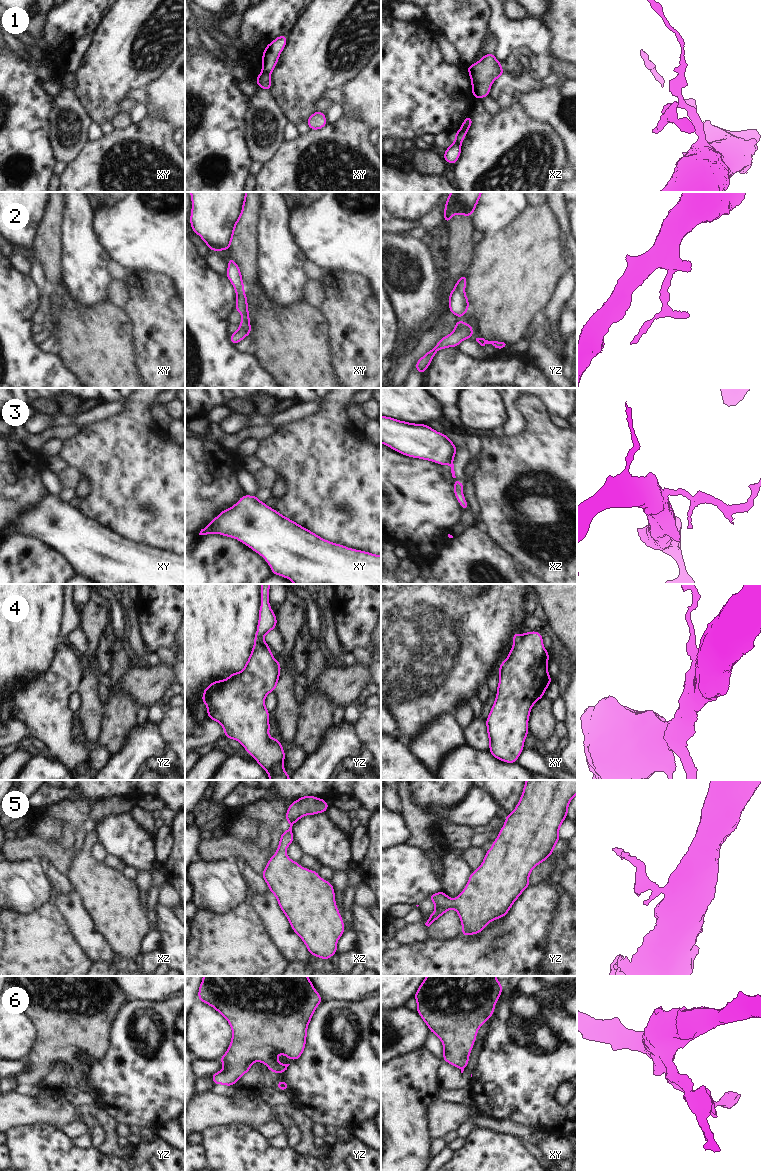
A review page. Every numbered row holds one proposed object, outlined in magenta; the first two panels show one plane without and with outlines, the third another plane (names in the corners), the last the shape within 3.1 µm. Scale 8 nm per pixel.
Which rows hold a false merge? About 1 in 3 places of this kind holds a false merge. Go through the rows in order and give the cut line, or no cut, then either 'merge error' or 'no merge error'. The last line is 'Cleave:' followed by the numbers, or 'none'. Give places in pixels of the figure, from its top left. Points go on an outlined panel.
1: cut in xz along (471, 119), (470, 123), (463, 130), (456, 133); merge error
2: no cut; no merge error
3: cut in xz along (452, 462), (450, 464); merge error
4: cut in xy along (522, 635), (514, 644); merge error
5: no cut; no merge error
6: no cut; no merge error
Cleave: 1, 3, 4

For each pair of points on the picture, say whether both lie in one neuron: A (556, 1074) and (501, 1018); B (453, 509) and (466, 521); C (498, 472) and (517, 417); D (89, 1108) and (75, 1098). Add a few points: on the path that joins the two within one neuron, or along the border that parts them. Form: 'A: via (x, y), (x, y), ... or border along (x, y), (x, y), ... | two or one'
A: via (537, 1072), (534, 1072), (501, 1037) | one
B: border along (462, 509), (459, 521) | two
C: border along (528, 422), (519, 434), (503, 435) | two
D: via (86, 1105), (78, 1098) | one

